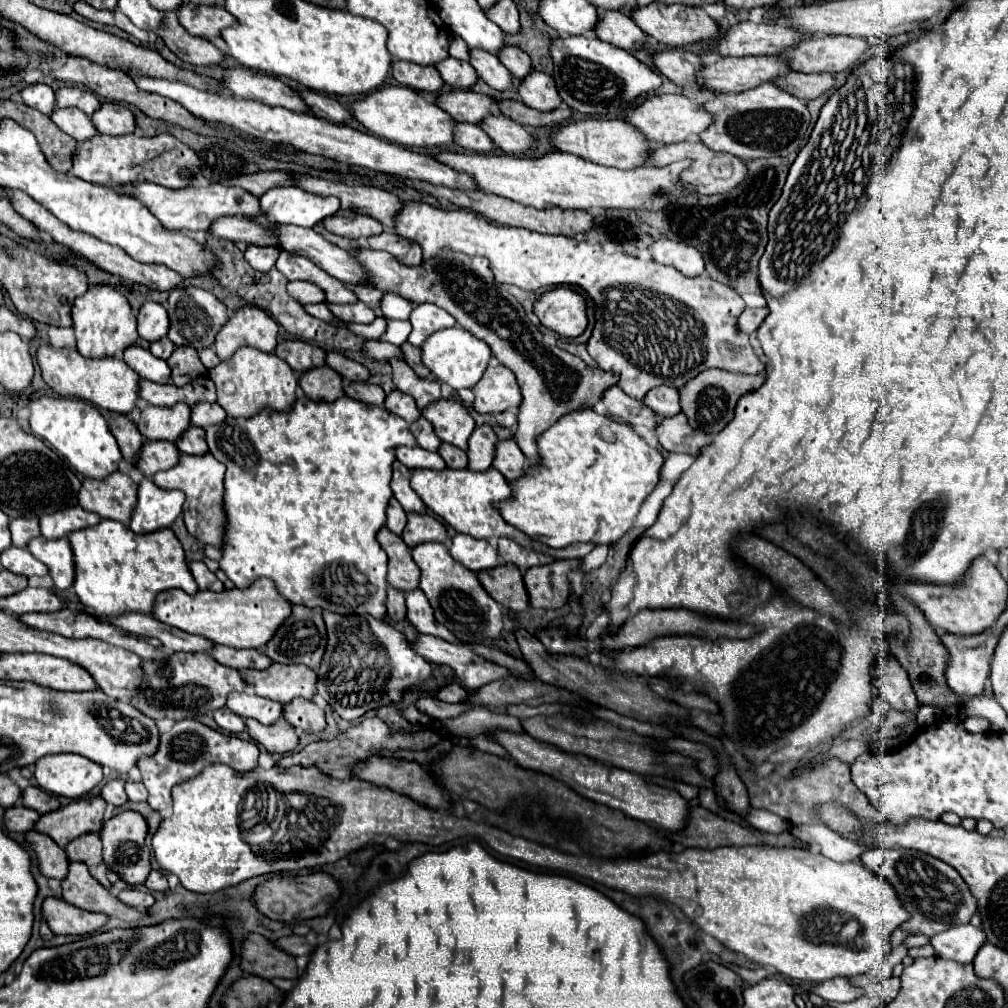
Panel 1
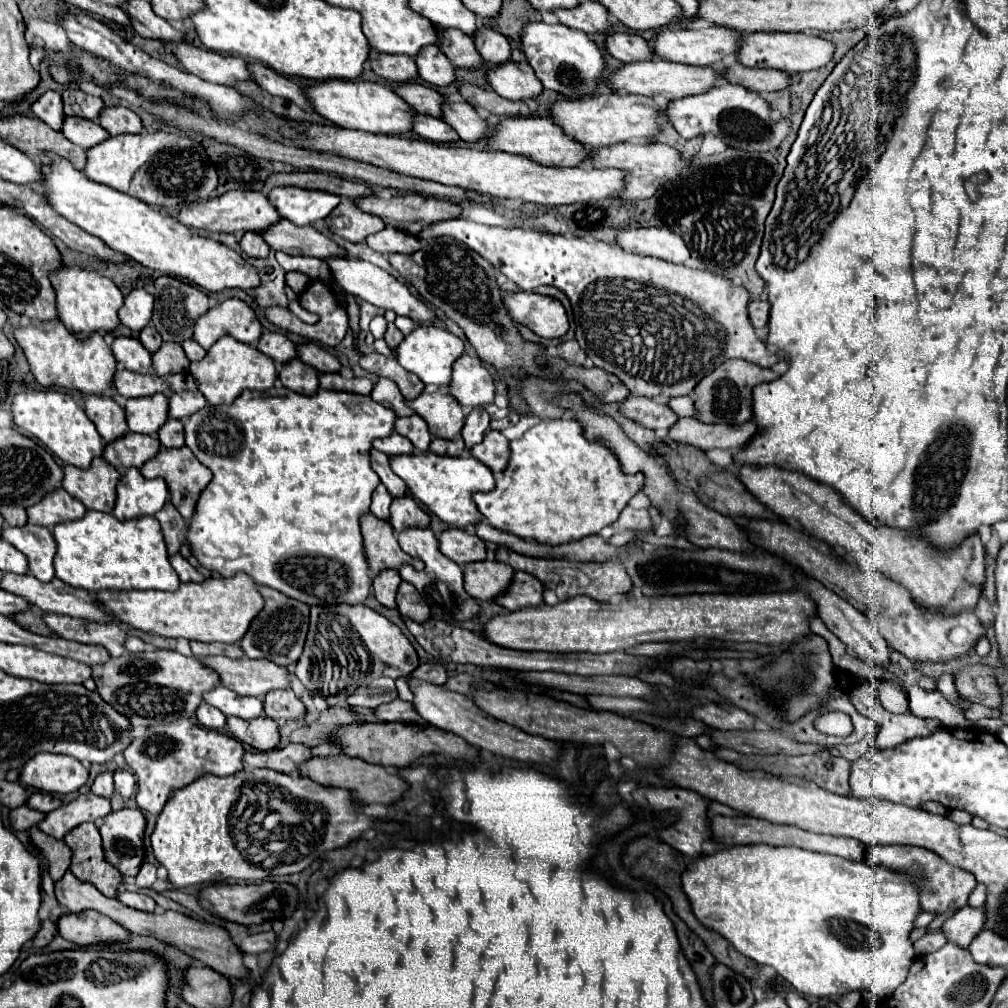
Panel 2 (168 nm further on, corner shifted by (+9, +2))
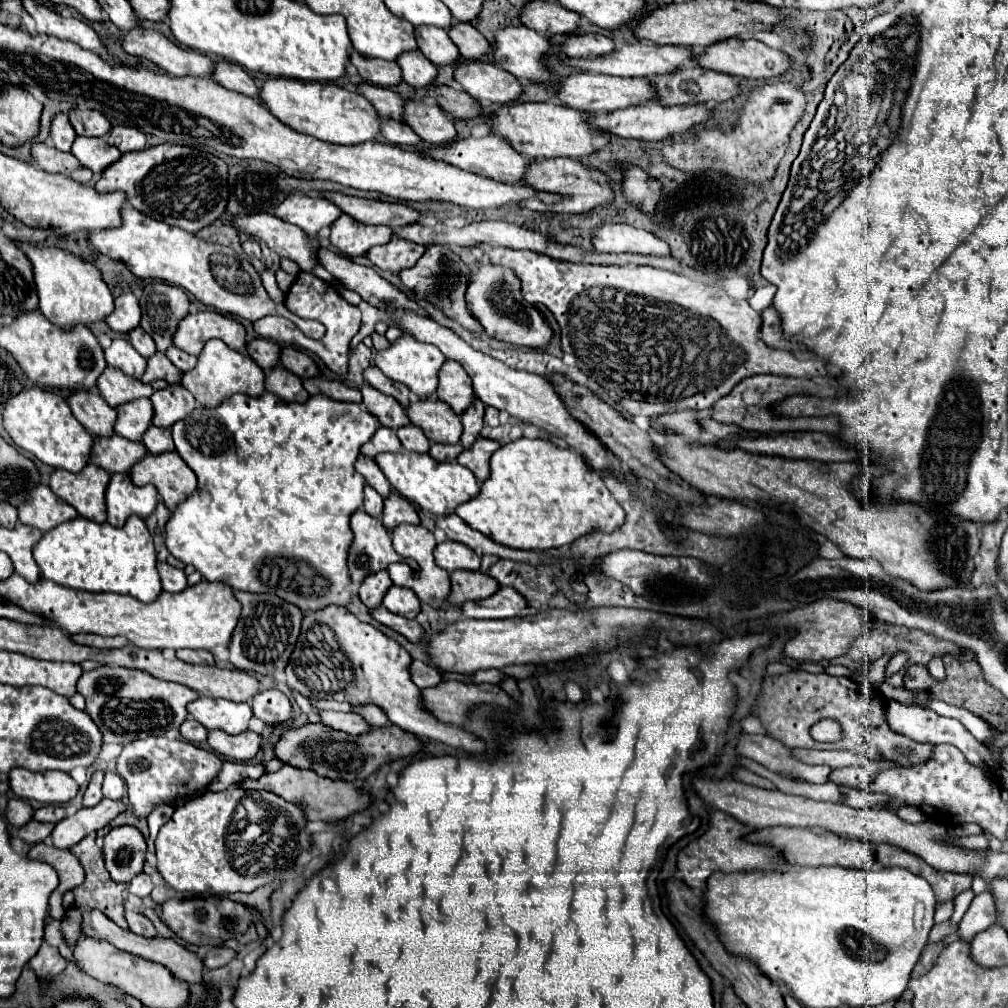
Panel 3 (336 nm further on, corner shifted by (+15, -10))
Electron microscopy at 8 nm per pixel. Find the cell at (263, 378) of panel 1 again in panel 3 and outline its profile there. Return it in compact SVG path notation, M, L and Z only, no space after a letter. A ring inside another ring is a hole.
M209 340L197 358L197 366L183 374L181 384L195 396L197 402L213 408L221 400L225 400L225 396L233 396L239 392L249 396L261 396L265 390L265 372L257 366L253 358L247 356L247 352L233 350L221 340Z

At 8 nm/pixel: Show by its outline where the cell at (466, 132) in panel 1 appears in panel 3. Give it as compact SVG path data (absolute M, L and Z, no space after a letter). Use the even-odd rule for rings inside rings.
M381 120L381 136L391 144L421 144L421 138L409 126L397 120Z

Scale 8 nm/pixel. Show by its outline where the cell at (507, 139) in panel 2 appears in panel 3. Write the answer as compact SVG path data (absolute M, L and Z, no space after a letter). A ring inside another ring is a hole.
M487 134L483 138L471 138L471 136L469 138L459 138L459 140L453 140L451 144L445 144L445 146L427 148L427 150L421 152L421 156L433 158L433 160L443 160L451 166L461 168L461 170L475 172L479 176L499 180L499 182L505 182L505 184L517 184L531 164L531 160L527 160L519 152L513 152L513 148L495 134Z

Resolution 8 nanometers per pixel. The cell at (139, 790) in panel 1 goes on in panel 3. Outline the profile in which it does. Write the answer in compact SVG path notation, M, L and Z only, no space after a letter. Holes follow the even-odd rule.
M105 772L105 780L103 780L103 796L111 798L111 800L119 800L123 798L125 792L125 784L119 778L119 774L115 772Z

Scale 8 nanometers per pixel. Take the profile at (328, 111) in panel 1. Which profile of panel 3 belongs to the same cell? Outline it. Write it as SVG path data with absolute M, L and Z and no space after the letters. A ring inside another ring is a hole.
M219 60L215 64L217 64L217 68L213 68L211 78L219 86L233 90L233 92L239 92L239 94L245 94L245 96L251 96L251 98L257 96L259 88L257 88L255 80L251 76L247 76L247 72L239 64L233 64L227 60Z

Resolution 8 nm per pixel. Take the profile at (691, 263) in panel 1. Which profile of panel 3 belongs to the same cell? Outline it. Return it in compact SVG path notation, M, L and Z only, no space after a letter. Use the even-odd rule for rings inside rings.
M603 224L591 234L591 244L597 252L633 252L667 256L671 254L669 244L657 238L653 232L639 230L629 224Z

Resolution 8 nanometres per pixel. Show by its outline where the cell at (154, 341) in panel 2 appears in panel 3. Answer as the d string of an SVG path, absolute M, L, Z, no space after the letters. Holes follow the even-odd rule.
M133 328L133 332L129 332L129 342L143 358L151 358L157 352L153 338L143 328Z

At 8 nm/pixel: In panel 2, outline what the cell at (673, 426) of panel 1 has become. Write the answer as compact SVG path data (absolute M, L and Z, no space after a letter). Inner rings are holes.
M679 418L677 424L673 424L667 432L667 438L675 440L675 444L691 444L695 448L701 448L709 460L736 474L732 454L735 448L741 448L755 432L755 422L727 426L703 424L697 418Z

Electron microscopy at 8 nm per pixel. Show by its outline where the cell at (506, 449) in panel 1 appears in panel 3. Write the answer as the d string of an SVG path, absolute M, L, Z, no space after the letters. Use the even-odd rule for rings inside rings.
M477 438L475 444L469 446L469 450L465 448L465 450L459 454L457 462L463 464L465 468L469 468L469 470L475 474L475 478L477 478L479 482L483 482L483 480L489 478L489 460L491 460L493 452L495 452L499 446L501 446L501 444L495 442L495 440Z

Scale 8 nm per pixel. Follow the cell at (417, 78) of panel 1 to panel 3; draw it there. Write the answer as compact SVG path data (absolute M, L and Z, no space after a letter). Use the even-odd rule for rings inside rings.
M359 52L349 54L351 64L359 70L359 76L375 86L397 86L401 82L401 68L395 62L377 58L365 58Z

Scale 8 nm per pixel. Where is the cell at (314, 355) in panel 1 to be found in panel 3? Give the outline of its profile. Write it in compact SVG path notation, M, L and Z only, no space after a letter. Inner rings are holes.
M255 338L255 340L247 342L247 352L267 372L273 366L277 366L279 354L281 354L281 346L277 342L273 342L273 340Z

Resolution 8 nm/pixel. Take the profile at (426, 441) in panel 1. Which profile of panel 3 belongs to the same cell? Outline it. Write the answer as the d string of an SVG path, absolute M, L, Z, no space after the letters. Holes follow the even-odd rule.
M415 424L399 428L397 436L399 436L399 440L401 440L401 444L403 444L405 450L411 450L411 452L429 452L431 442L421 432L421 428L417 428Z

